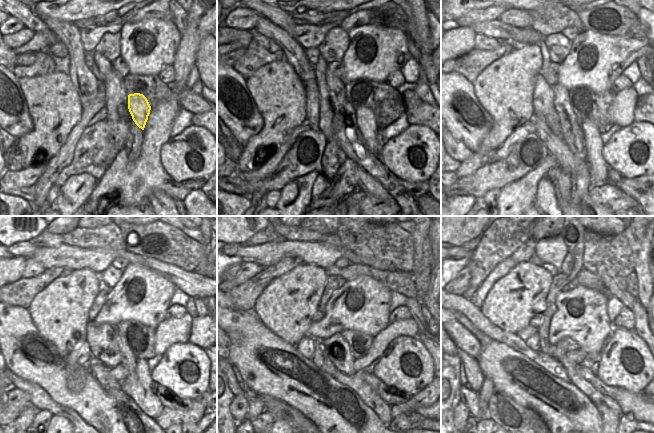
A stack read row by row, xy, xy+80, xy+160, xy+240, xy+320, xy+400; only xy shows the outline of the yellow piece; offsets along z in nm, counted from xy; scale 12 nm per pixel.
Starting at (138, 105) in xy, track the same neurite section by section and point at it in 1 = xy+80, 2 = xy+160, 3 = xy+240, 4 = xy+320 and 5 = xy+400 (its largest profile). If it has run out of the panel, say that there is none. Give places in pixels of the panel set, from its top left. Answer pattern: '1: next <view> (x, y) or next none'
1: next xy+80 (366, 122)
2: next xy+160 (598, 169)
3: next xy+240 (140, 387)
4: next xy+320 (365, 392)
5: next xy+400 (609, 419)

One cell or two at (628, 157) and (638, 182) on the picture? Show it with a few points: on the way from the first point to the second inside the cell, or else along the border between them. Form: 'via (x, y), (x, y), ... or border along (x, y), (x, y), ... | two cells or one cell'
border along (614, 169), (625, 177), (639, 177), (643, 175) | two cells

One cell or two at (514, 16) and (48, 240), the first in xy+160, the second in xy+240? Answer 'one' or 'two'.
one

